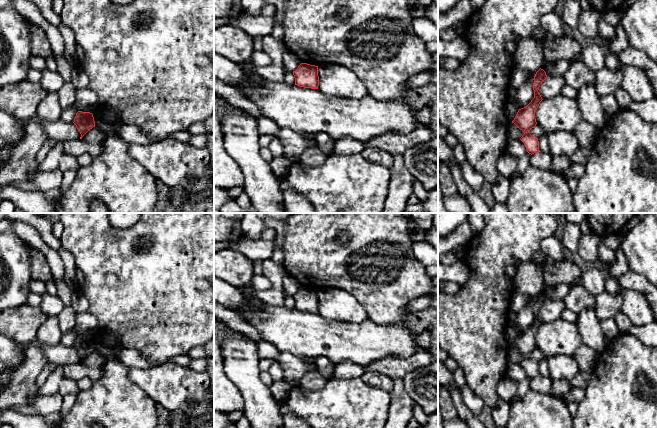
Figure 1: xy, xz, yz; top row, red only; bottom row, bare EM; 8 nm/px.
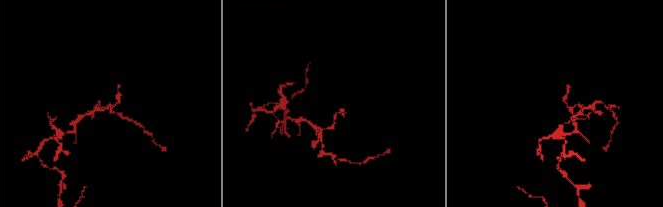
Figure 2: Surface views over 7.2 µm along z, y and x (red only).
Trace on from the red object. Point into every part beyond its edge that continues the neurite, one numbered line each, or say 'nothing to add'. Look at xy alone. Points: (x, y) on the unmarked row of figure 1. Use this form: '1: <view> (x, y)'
nothing to add

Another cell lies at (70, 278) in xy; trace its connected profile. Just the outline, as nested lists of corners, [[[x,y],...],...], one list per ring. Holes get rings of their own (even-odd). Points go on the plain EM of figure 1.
[[[62,246],[57,251],[65,268],[64,281],[73,291],[79,291],[79,282],[76,277],[76,264],[73,255]]]

